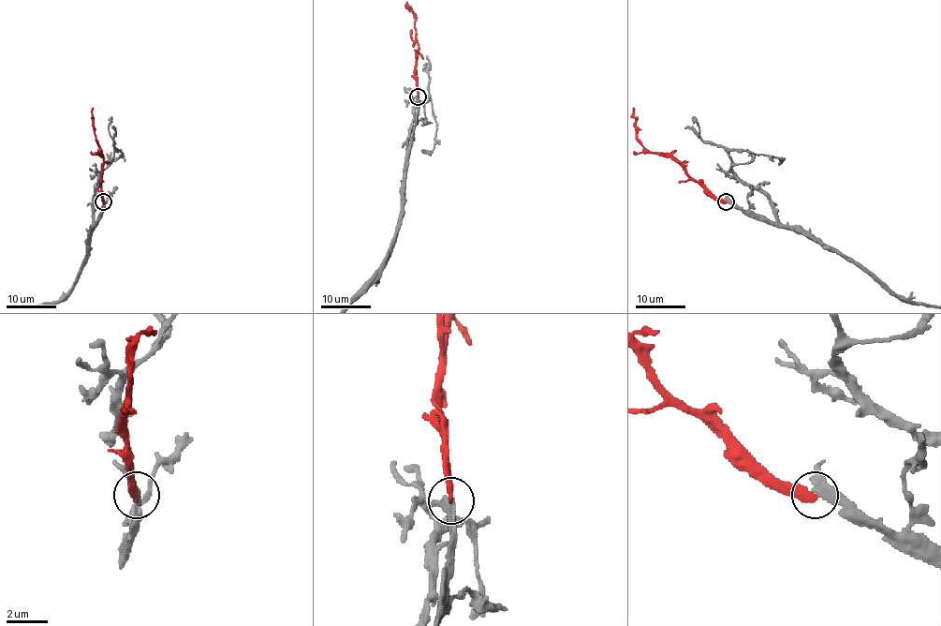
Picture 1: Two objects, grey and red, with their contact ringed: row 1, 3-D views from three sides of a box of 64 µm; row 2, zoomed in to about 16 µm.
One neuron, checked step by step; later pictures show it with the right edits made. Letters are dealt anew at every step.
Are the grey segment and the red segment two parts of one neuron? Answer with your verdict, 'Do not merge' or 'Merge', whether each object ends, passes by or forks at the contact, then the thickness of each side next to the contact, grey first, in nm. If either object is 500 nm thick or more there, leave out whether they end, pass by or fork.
Do not merge. At the ring grey passes by. At the ring red ends. Thickness 260 nm (grey) against 320 nm

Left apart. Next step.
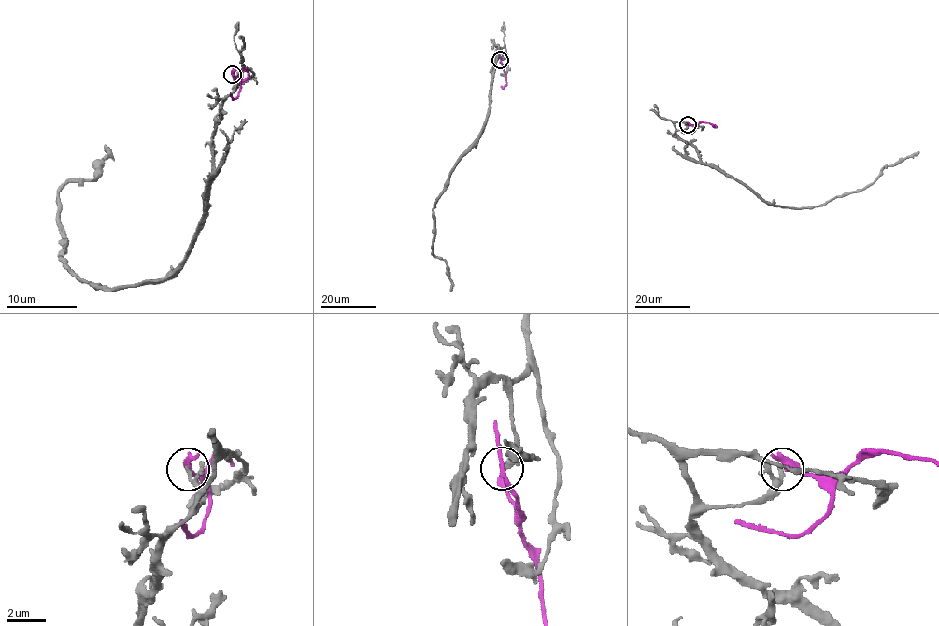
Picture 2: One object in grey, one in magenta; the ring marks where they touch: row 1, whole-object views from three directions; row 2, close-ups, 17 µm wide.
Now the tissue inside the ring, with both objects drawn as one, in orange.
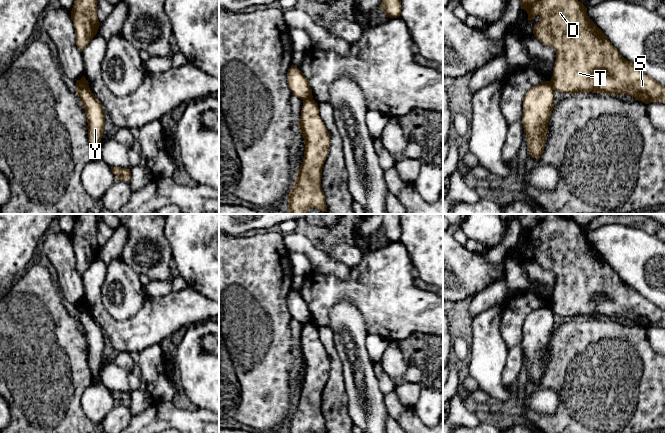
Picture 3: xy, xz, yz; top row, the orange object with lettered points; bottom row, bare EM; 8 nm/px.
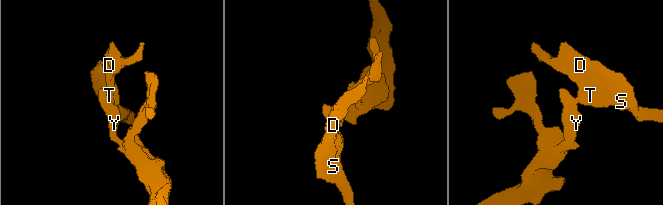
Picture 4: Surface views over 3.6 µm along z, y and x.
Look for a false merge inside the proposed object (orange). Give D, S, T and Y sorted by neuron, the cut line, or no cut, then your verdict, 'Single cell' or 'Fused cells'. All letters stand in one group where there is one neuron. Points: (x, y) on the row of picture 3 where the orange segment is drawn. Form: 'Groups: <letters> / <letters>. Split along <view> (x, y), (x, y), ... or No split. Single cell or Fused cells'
Groups: D S T / Y. Split along xz (311, 97), (303, 101). Fused cells

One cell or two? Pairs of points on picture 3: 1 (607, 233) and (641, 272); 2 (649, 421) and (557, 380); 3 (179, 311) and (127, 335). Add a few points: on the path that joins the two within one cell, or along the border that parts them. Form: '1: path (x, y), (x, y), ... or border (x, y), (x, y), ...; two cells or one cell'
1: path (617, 243), (636, 262); one cell
2: path (626, 410), (595, 383), (580, 383); one cell
3: path (166, 314), (159, 317), (140, 332); one cell

